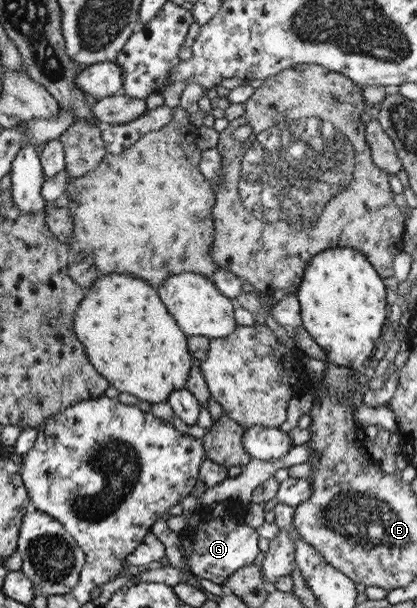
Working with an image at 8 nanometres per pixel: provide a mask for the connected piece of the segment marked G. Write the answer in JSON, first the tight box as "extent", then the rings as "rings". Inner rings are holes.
{"extent":[177,499,261,584],"rings":[[[232,499],[204,504],[198,514],[197,525],[188,526],[181,532],[177,532],[179,535],[177,551],[187,555],[183,557],[182,562],[191,575],[221,584],[231,573],[246,567],[246,565],[258,563],[261,556],[257,546],[258,535],[255,528],[247,526],[244,522],[246,510],[246,505]],[[183,541],[187,541],[191,545],[189,552],[183,550]]]}

